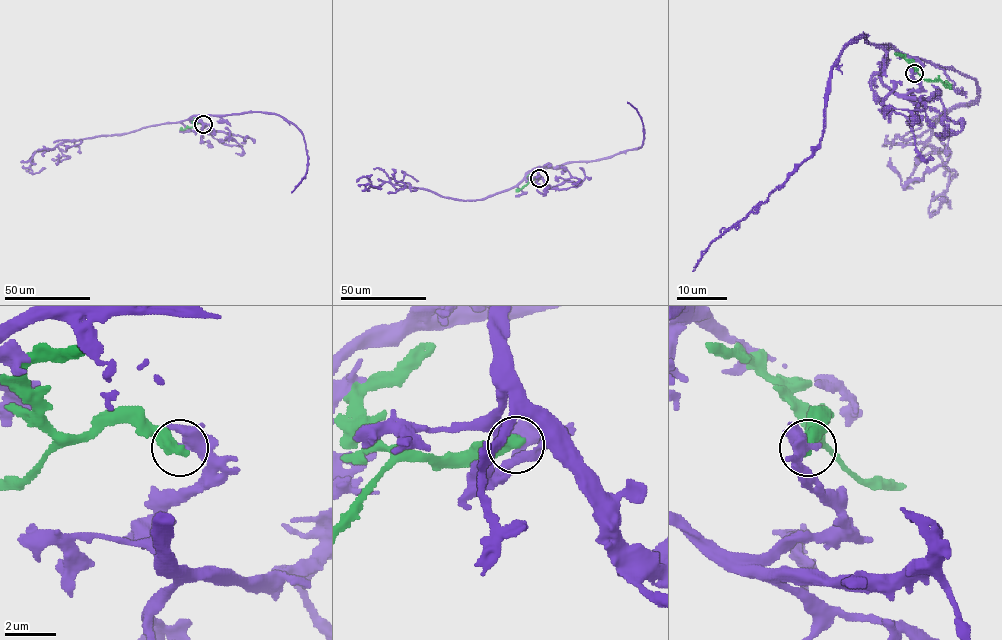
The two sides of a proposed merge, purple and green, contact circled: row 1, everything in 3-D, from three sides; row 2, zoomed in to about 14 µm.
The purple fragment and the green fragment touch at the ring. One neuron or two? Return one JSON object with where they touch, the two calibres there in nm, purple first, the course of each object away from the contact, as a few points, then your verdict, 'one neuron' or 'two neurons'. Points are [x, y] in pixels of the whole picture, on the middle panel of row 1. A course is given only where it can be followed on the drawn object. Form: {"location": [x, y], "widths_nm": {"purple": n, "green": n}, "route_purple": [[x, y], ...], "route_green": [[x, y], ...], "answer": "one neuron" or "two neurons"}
{"location": [539, 178], "widths_nm": {"purple": 320, "green": 480}, "route_purple": [[539, 178], [538, 167], [533, 168], [510, 188], [465, 201], [389, 182], [368, 190], [365, 185], [381, 188]], "route_green": [[539, 178], [531, 179], [516, 191]], "answer": "two neurons"}

